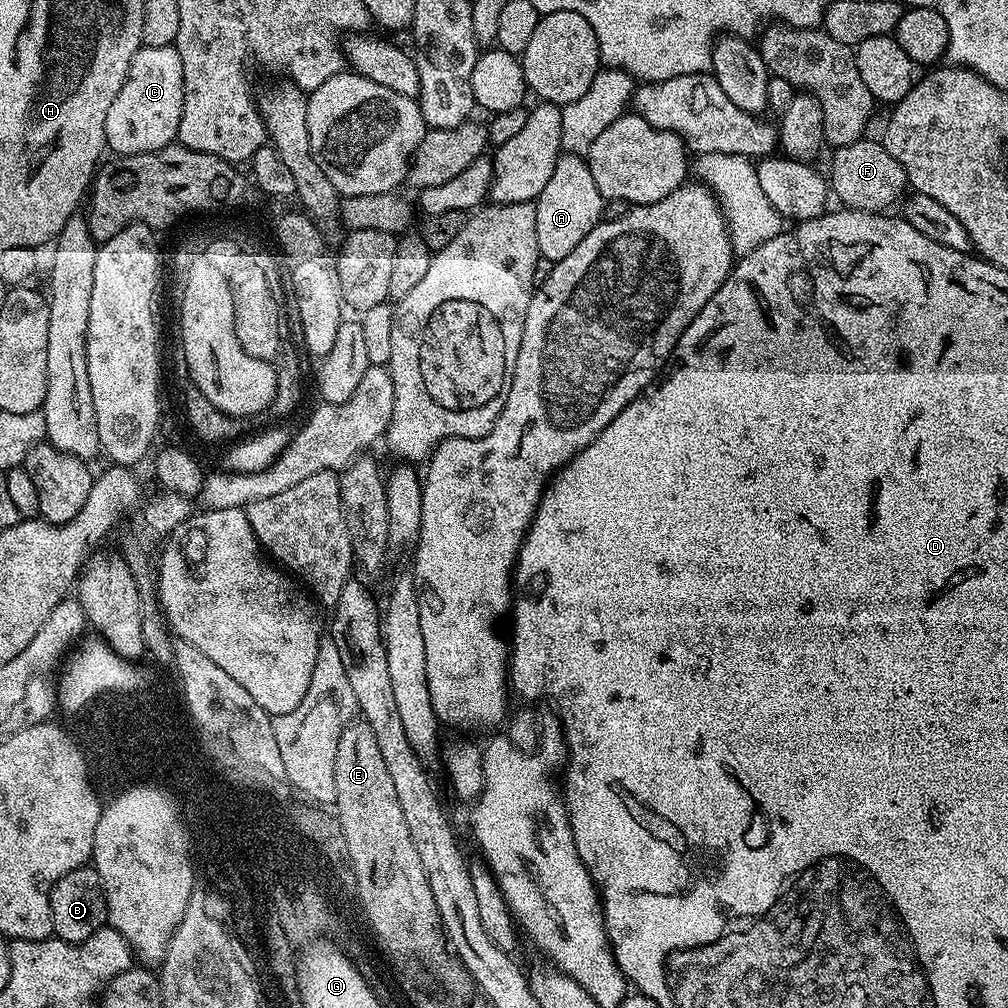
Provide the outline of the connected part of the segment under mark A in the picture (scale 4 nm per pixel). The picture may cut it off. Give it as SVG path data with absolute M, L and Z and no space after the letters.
M562 154L554 166L554 174L550 174L550 182L542 190L542 194L536 197L534 203L536 206L536 229L538 230L538 250L541 256L557 261L566 258L590 230L599 224L602 219L602 206L605 199L603 194L594 186L594 174L590 174L590 166L583 155Z

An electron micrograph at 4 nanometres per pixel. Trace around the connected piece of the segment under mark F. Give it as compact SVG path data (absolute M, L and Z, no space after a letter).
M868 139L855 140L850 146L842 146L831 153L830 192L835 199L837 196L844 203L841 205L845 209L883 213L891 209L888 207L896 199L899 201L905 195L904 188L909 187L908 175L902 170L898 158L894 158L894 154L890 154L890 150L886 150L879 139Z

